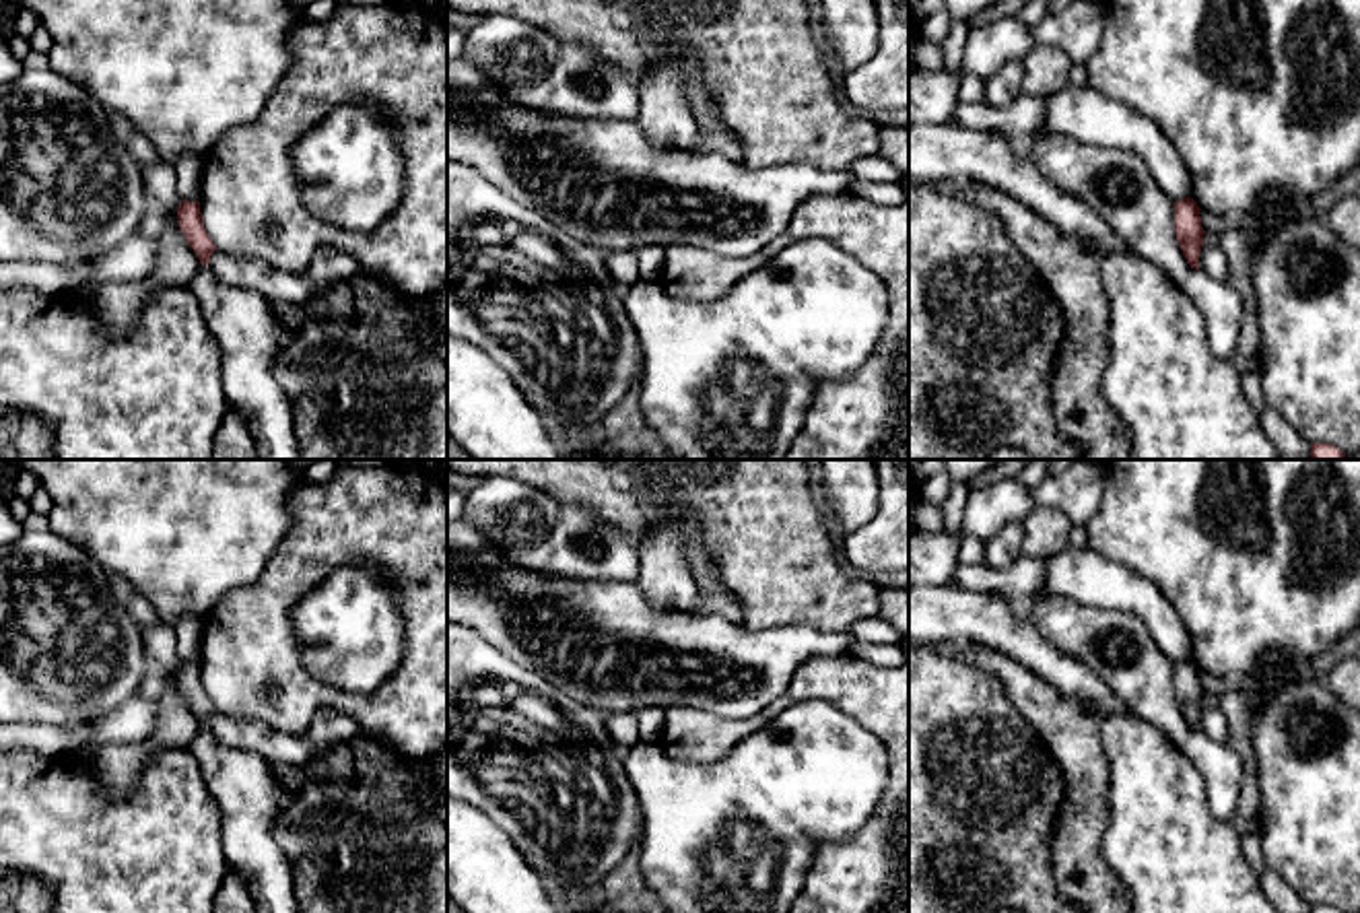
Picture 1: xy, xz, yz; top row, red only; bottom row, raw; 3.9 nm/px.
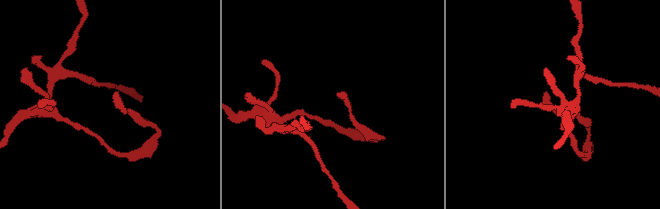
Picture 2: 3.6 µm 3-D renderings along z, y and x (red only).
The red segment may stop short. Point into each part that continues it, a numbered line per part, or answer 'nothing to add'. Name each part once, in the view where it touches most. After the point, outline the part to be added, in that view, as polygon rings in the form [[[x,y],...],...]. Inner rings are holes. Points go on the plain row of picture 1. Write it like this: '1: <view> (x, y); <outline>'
nothing to add

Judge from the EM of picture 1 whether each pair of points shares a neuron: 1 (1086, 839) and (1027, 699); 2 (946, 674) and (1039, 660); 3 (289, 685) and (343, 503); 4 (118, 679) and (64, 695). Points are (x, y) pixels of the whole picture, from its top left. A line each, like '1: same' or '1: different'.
1: same
2: different
3: same
4: same

